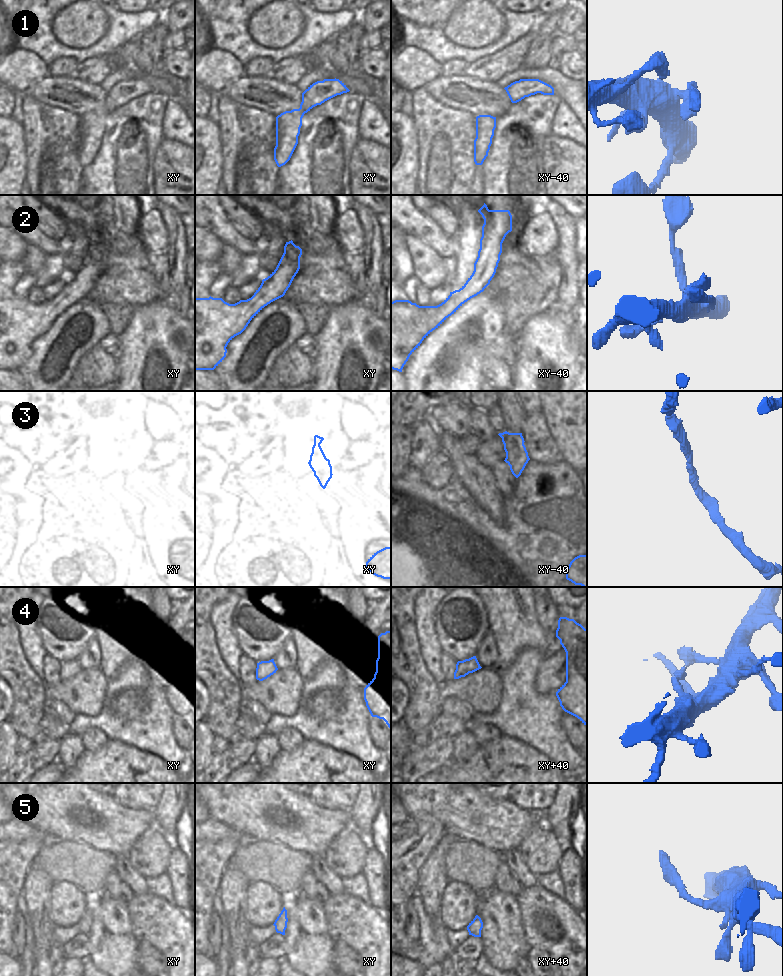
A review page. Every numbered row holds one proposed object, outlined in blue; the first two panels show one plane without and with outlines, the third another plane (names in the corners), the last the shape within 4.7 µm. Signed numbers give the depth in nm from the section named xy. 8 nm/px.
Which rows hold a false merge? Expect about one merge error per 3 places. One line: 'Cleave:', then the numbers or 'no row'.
Cleave: 3

